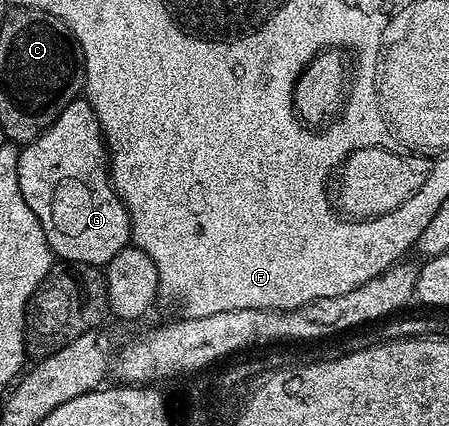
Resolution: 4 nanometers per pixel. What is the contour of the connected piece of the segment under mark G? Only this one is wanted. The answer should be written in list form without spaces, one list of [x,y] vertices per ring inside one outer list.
[[[85,98],[72,101],[31,144],[18,153],[18,181],[24,202],[36,214],[48,238],[51,253],[62,262],[105,266],[121,248],[131,243],[130,215],[110,181],[110,165],[102,127]]]

